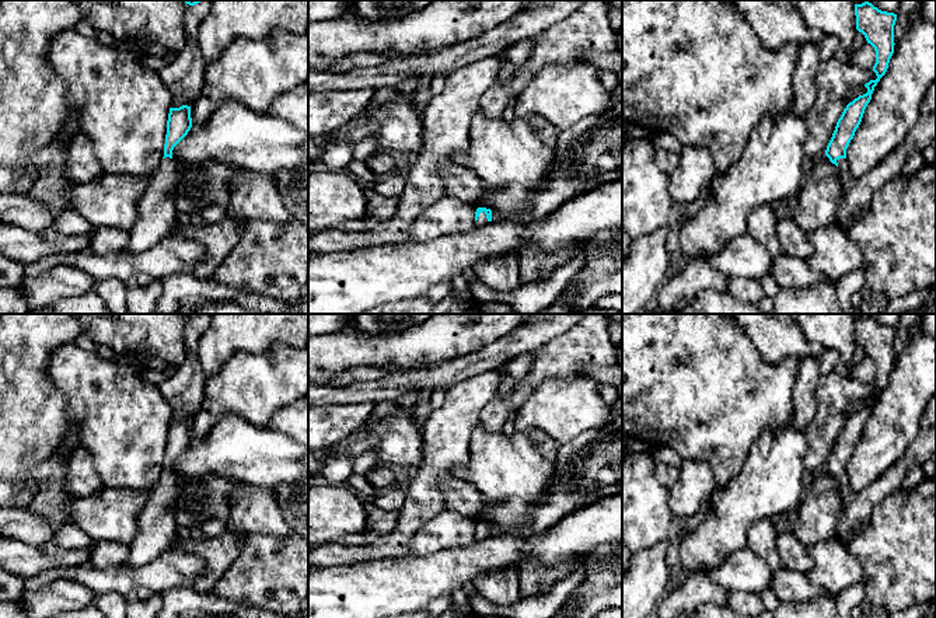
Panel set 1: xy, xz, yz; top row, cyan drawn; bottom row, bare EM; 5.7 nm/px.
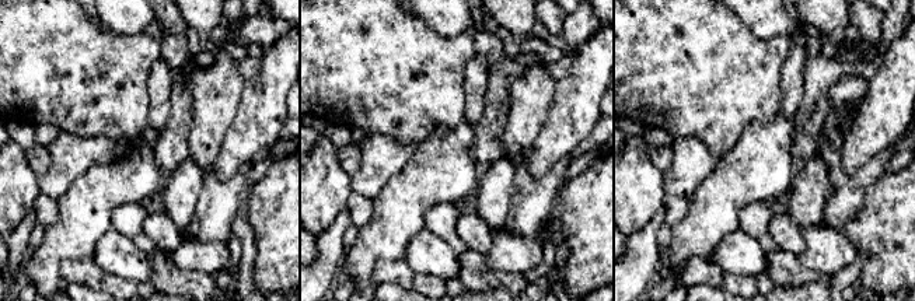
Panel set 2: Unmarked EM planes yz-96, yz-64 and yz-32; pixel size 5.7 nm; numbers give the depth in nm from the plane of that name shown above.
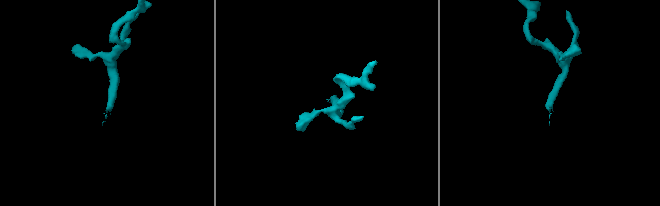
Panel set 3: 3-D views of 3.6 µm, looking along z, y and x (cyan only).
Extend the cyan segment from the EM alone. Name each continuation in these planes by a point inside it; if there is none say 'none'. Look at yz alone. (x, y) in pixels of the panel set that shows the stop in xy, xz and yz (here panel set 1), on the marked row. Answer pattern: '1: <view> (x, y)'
1: yz (858, 192)

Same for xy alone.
1: xy (157, 217)

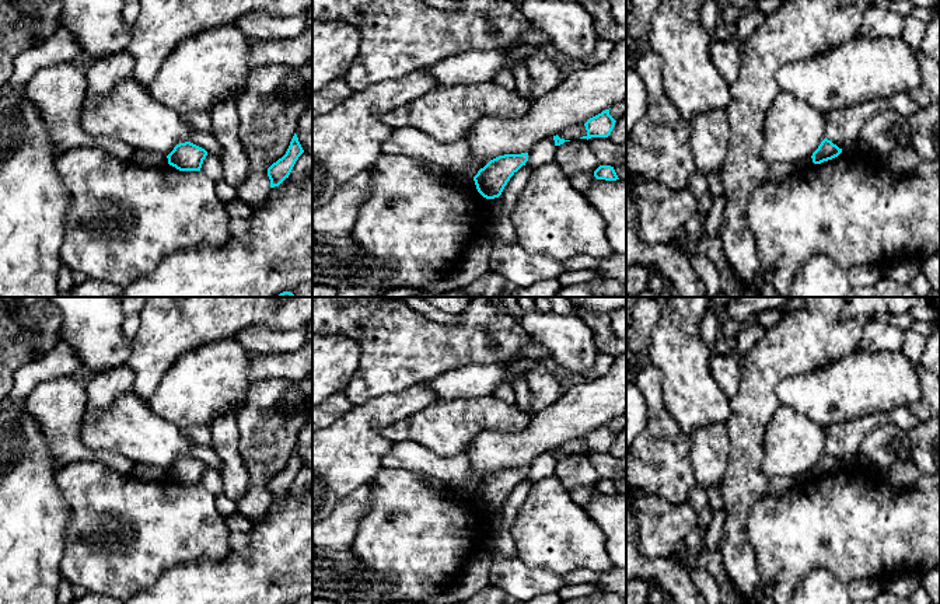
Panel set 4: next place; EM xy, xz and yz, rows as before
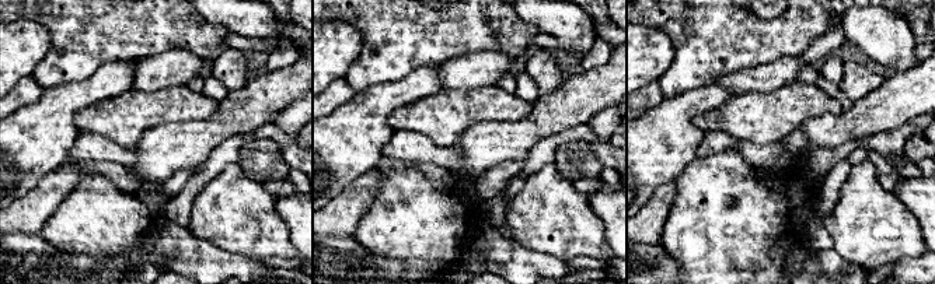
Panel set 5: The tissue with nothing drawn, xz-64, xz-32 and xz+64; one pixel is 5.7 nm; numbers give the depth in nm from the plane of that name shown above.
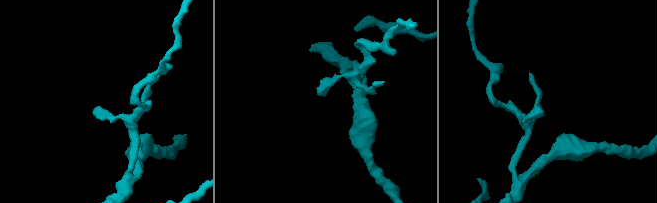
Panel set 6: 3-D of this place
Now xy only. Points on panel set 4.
none

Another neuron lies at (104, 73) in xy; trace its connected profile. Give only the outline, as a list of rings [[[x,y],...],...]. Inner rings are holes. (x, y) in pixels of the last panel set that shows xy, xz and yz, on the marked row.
[[[125,50],[95,59],[87,69],[85,107],[95,107],[120,80],[130,77],[132,71],[133,59]]]

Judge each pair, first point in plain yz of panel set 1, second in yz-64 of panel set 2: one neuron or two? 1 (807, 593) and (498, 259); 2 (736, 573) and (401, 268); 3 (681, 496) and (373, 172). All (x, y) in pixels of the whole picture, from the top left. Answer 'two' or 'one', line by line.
1: two
2: two
3: one

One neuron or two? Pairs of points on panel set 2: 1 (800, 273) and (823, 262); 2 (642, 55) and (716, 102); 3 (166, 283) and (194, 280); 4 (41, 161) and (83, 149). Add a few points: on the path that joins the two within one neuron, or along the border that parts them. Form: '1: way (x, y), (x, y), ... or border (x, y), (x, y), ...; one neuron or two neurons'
1: border (797, 256), (805, 266), (831, 276); two neurons
2: way (660, 55), (669, 55), (698, 84); one neuron
3: way (173, 282), (187, 282); one neuron
4: border (48, 147), (49, 167), (39, 178); two neurons

